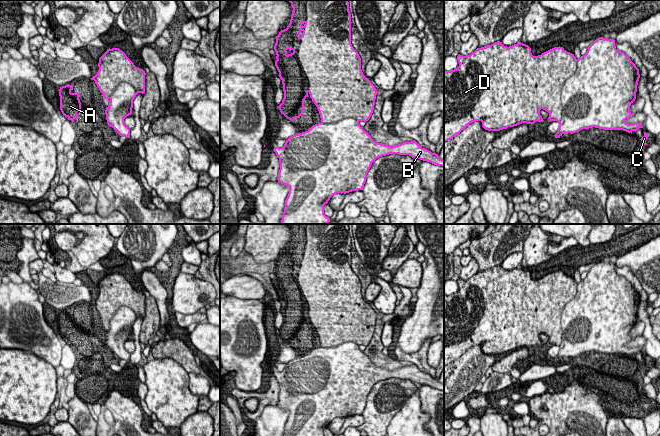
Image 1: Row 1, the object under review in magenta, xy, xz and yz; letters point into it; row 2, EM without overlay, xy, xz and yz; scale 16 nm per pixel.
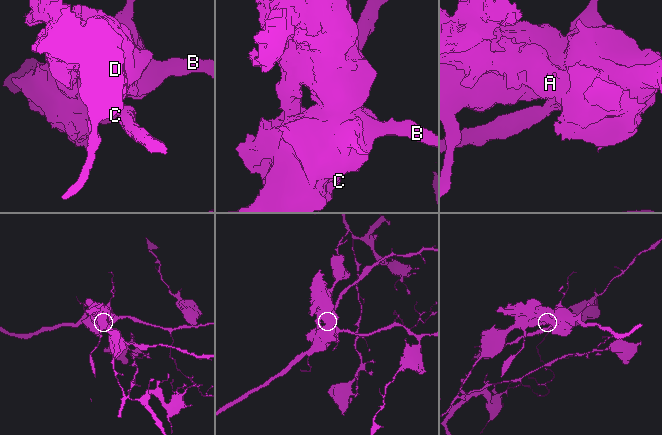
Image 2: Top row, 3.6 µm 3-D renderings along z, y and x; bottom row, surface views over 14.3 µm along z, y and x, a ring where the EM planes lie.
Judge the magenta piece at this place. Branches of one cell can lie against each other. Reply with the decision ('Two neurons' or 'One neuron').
Two neurons

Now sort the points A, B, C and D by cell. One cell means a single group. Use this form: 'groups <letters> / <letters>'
groups A B C / D

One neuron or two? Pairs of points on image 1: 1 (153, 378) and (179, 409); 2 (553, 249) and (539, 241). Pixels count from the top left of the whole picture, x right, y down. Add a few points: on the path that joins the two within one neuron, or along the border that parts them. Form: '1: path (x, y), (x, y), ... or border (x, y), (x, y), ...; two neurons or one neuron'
1: path (161, 386), (168, 393), (171, 401); one neuron
2: border (555, 241), (548, 246), (547, 253), (550, 256); two neurons

